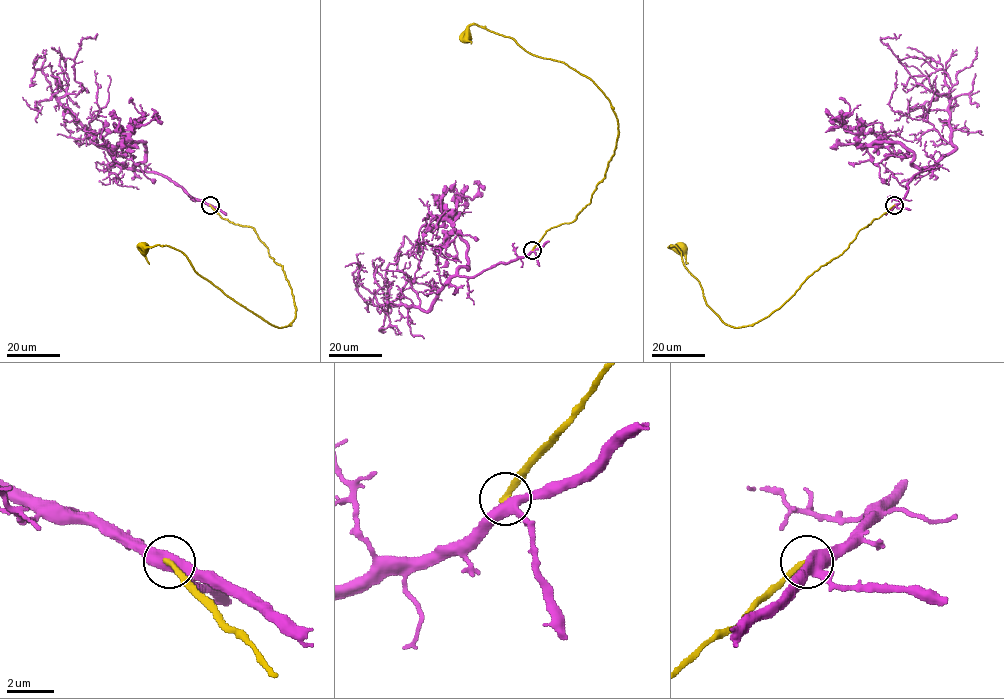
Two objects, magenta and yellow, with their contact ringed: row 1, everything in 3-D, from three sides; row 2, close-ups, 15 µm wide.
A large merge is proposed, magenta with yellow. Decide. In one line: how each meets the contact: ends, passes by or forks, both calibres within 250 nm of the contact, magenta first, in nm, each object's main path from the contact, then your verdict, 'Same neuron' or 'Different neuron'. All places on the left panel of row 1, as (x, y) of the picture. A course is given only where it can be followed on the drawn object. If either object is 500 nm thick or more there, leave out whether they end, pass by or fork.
At the ring magenta forks. At the ring yellow ends. Thickness 420 nm (magenta) against 240 nm. Course of magenta: (210, 205), (160, 174), (121, 166), (59, 101), (83, 88), (75, 79), (74, 58), (83, 38), (97, 34). Course of yellow: (210, 205), (251, 227), (282, 266), (295, 309), (287, 326), (270, 325), (227, 297), (180, 251), (144, 247). Different neuron

